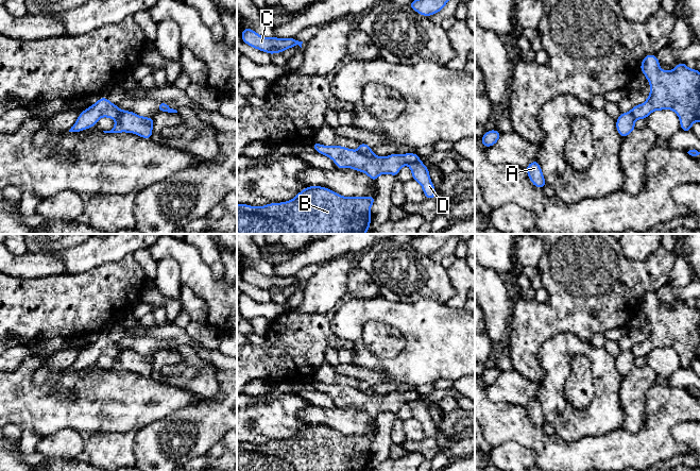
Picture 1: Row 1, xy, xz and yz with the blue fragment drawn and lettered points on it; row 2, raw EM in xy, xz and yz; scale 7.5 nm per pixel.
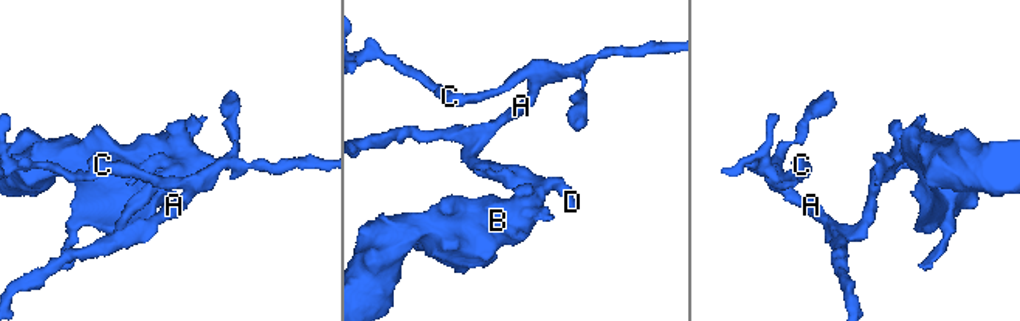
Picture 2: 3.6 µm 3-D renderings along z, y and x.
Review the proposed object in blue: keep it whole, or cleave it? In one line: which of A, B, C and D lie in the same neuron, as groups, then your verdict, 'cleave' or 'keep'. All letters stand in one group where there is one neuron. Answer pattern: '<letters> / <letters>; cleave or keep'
A C D / B; cleave

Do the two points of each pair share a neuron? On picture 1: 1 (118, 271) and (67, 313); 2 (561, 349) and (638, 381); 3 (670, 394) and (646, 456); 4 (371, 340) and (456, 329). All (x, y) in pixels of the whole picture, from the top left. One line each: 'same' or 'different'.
1: same
2: different
3: same
4: different

